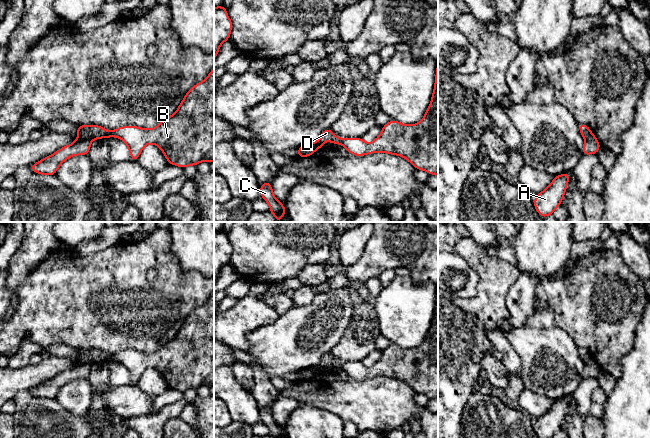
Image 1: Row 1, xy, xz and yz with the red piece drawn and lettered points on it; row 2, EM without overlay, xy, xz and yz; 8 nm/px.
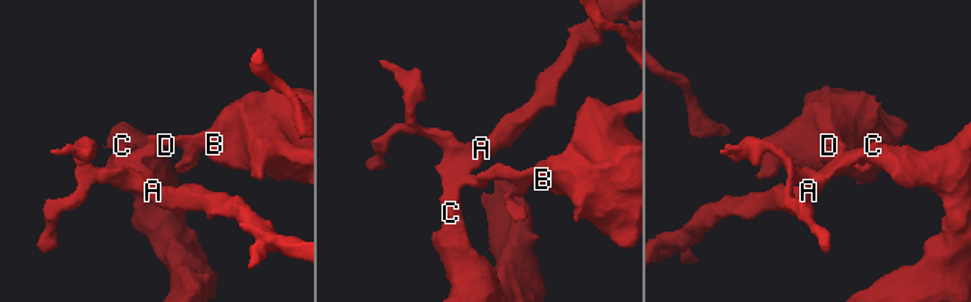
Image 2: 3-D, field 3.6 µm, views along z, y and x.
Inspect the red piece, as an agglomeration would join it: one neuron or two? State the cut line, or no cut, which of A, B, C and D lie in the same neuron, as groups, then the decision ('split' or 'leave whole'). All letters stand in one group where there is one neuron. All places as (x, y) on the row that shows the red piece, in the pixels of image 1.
cut in xy along (77, 137), (86, 137), (91, 140); A C / B D; split

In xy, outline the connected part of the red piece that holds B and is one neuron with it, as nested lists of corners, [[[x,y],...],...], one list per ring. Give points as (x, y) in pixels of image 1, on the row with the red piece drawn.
[[[214,68],[208,77],[195,84],[185,95],[177,111],[162,120],[152,129],[143,129],[137,126],[123,126],[113,131],[107,131],[98,125],[77,126],[77,138],[90,140],[99,138],[116,137],[123,140],[131,154],[131,161],[137,161],[146,144],[158,146],[169,164],[185,168],[189,165],[196,166],[201,161],[214,162]]]

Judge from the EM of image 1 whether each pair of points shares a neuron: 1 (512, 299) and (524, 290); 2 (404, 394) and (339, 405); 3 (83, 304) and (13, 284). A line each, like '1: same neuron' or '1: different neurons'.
1: same neuron
2: same neuron
3: different neurons

